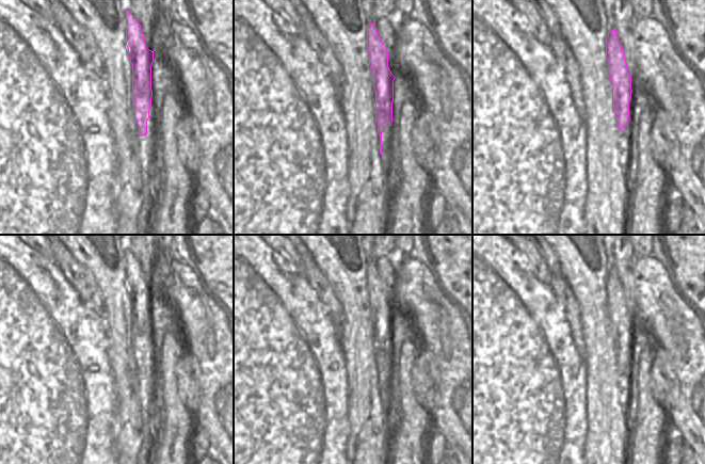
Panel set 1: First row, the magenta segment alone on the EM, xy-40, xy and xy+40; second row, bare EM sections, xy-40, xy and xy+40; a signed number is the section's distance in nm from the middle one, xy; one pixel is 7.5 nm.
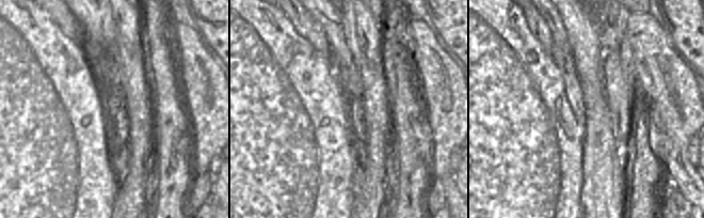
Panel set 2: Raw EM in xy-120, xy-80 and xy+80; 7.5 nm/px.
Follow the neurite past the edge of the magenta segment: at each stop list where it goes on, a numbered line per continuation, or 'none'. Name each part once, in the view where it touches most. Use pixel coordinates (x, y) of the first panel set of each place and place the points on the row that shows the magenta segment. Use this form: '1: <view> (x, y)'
1: xy+40 (625, 134)

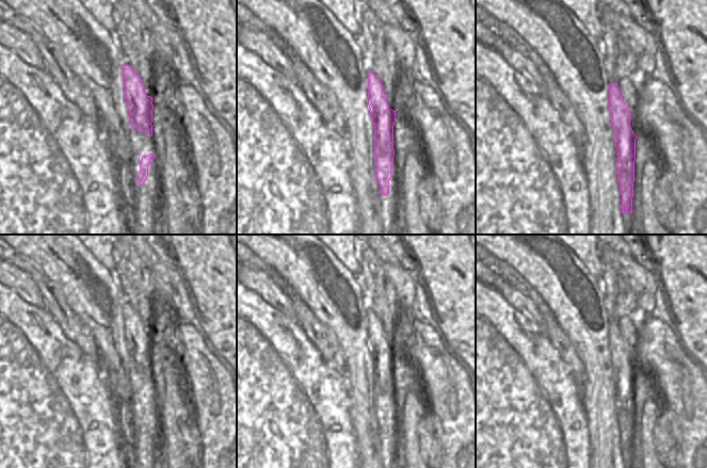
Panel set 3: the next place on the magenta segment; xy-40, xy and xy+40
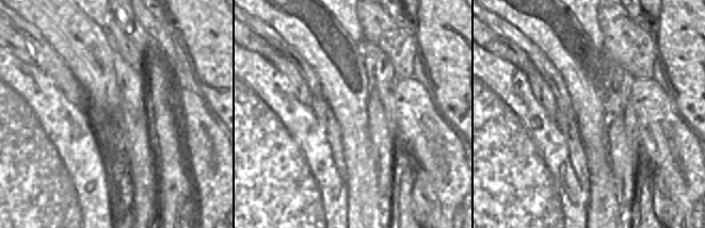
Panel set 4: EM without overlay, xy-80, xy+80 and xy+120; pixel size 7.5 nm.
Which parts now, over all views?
none

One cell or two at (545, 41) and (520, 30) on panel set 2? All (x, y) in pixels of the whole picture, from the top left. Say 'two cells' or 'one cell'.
two cells

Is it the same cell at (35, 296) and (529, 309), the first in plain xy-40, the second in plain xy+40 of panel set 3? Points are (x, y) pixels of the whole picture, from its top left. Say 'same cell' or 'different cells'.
same cell

